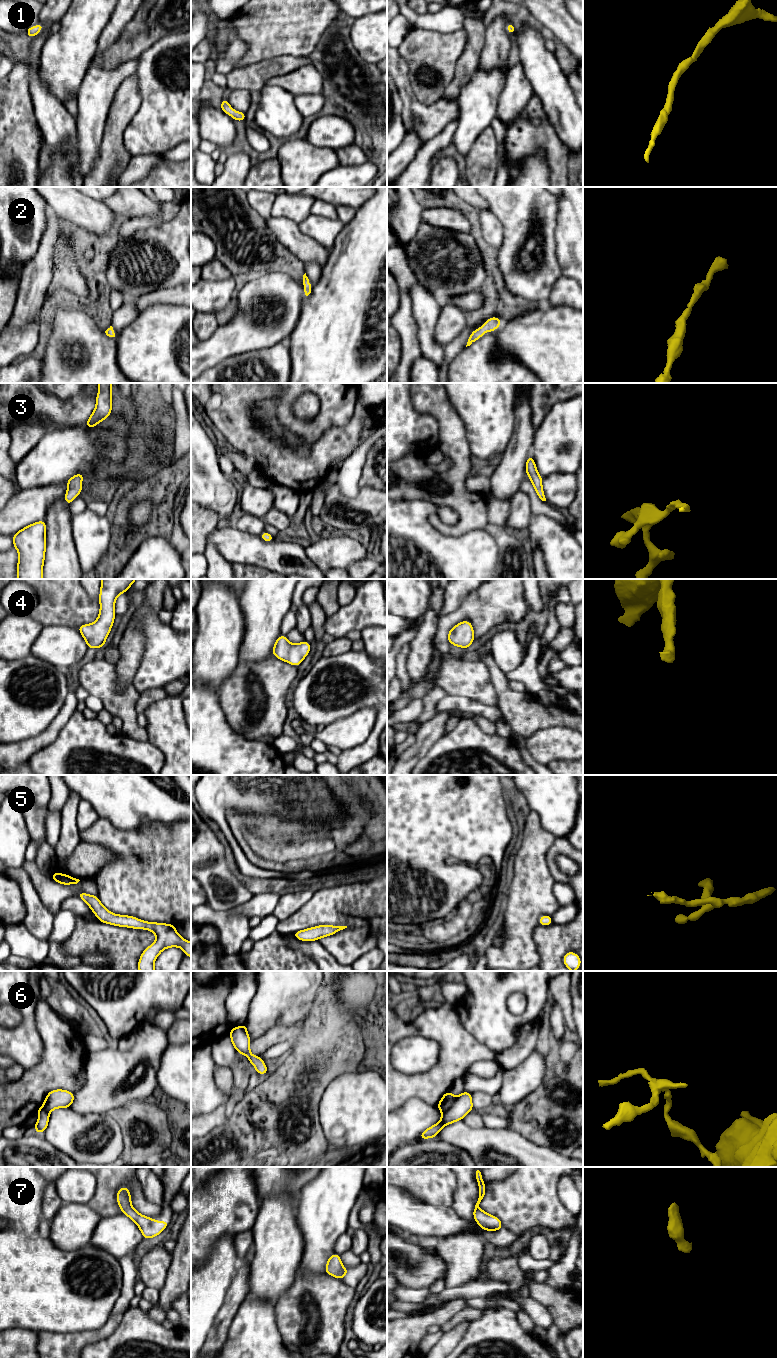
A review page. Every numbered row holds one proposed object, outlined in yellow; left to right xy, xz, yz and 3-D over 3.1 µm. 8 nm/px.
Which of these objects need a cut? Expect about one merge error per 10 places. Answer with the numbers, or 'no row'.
6

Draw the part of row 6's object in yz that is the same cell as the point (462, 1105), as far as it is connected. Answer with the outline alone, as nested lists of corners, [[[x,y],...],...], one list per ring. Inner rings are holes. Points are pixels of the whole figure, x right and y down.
[[[464,1091],[455,1097],[449,1108],[442,1112],[440,1121],[419,1134],[420,1139],[435,1138],[444,1126],[463,1120],[473,1110],[471,1095],[471,1093]]]

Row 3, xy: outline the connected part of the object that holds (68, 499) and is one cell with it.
[[[78,473],[74,476],[72,476],[69,480],[66,481],[68,485],[68,489],[66,491],[66,494],[64,496],[65,502],[68,506],[70,506],[70,503],[80,495],[82,491],[82,479],[85,476],[83,473]]]

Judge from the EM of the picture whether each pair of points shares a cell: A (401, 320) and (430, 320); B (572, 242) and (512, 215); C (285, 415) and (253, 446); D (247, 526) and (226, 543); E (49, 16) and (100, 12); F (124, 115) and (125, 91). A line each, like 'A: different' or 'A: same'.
A: different
B: different
C: different
D: different
E: different
F: same

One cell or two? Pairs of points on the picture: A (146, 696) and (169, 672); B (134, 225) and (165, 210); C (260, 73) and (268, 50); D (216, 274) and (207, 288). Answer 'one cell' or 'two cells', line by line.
A: two cells
B: one cell
C: two cells
D: two cells

